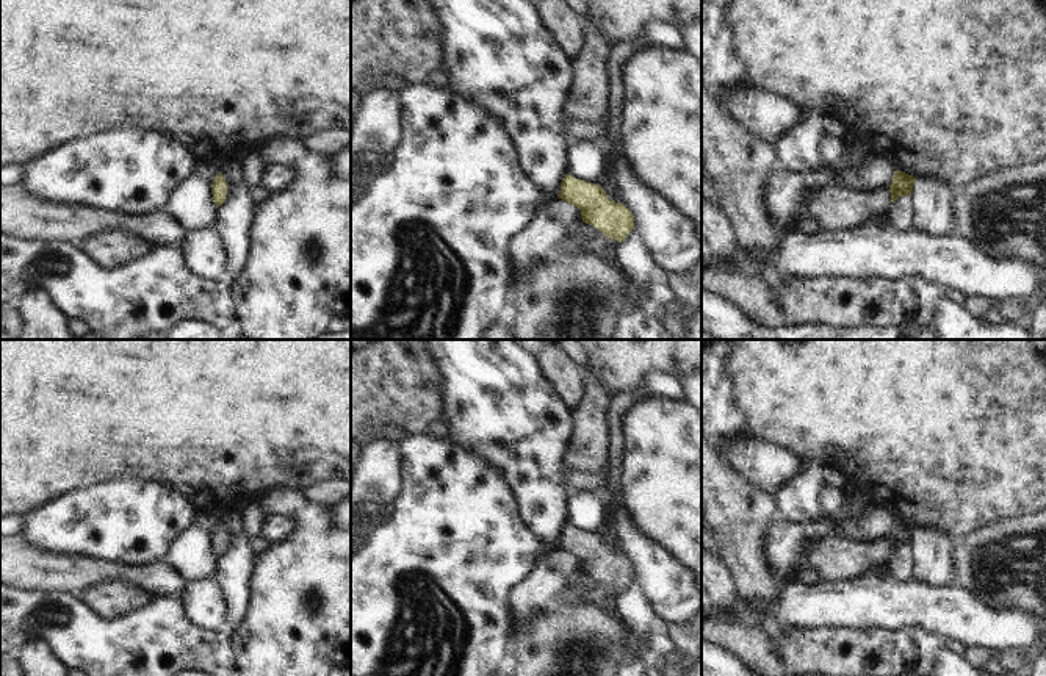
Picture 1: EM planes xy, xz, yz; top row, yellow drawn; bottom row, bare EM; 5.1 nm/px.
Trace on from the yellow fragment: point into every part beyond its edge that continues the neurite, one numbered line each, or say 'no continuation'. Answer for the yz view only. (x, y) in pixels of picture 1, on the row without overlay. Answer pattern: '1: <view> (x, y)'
1: yz (836, 559)

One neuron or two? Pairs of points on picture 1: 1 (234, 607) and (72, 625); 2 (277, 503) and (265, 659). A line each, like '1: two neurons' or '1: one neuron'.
1: two neurons
2: one neuron

